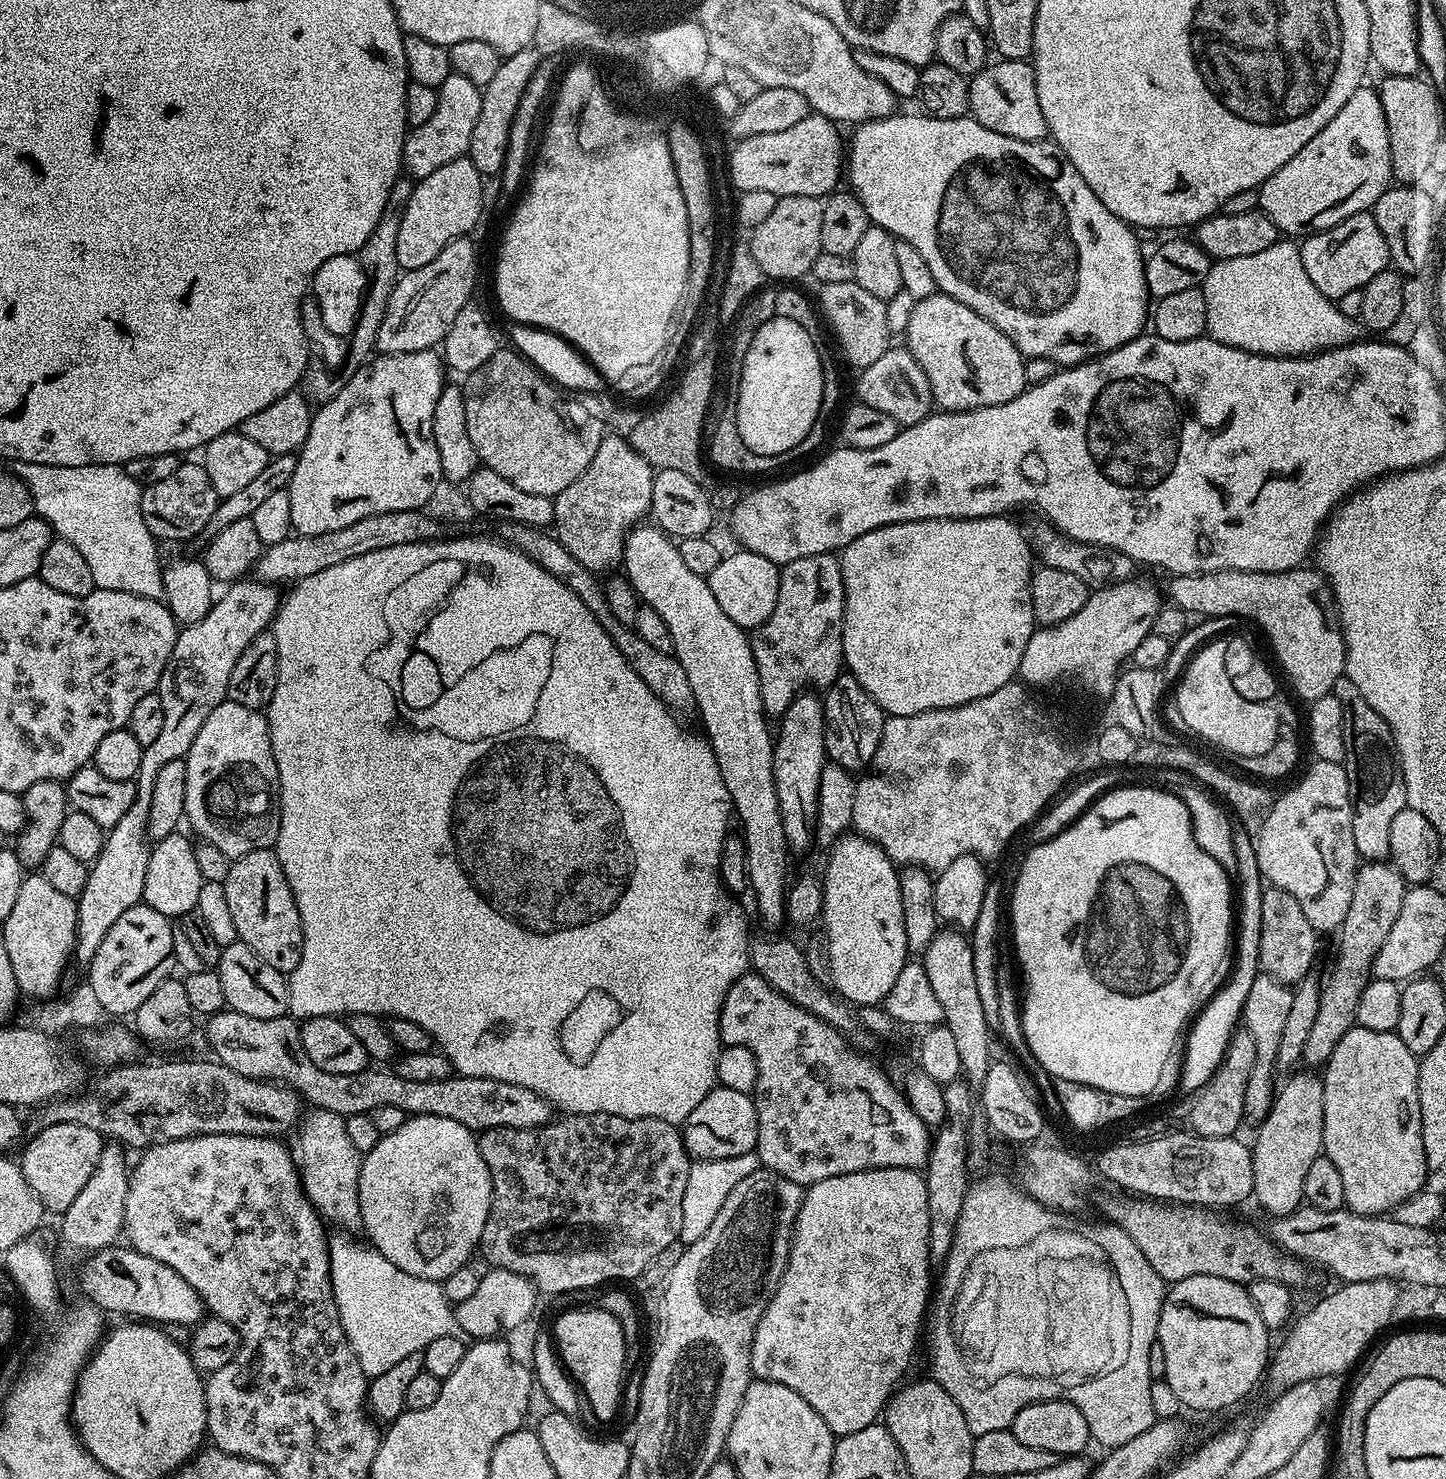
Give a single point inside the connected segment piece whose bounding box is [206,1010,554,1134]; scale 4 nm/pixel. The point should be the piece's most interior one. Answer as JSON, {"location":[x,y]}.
{"location":[271,1049]}

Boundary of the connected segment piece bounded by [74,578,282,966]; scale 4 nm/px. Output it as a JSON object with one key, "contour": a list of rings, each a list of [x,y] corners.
{"contour":[[[245,578],[227,585],[218,599],[201,621],[185,624],[176,633],[174,650],[166,662],[166,670],[160,675],[158,693],[162,702],[163,725],[158,738],[144,746],[142,766],[134,781],[136,800],[122,814],[122,818],[112,828],[107,829],[102,854],[96,863],[88,869],[86,890],[76,900],[76,946],[75,959],[87,966],[98,954],[98,946],[102,946],[102,938],[106,938],[106,930],[130,910],[130,906],[141,903],[146,886],[146,866],[150,851],[148,835],[148,819],[152,809],[154,784],[158,778],[158,770],[166,766],[166,762],[183,760],[190,746],[194,746],[194,738],[198,738],[198,730],[202,730],[202,722],[210,718],[210,710],[226,699],[230,686],[230,674],[234,674],[234,662],[242,658],[242,650],[254,642],[258,634],[269,631],[276,619],[276,611],[282,603],[282,596],[277,585],[264,584],[255,578]]]}

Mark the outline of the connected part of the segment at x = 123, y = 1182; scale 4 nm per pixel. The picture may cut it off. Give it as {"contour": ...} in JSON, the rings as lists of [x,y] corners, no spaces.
{"contour":[[[108,1142],[102,1150],[98,1166],[86,1185],[62,1214],[62,1244],[70,1252],[95,1254],[111,1247],[124,1227],[126,1192],[129,1190],[130,1166],[126,1164],[125,1149]]]}

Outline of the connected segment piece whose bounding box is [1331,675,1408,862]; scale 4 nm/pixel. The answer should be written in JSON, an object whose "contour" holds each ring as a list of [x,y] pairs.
{"contour":[[[1347,676],[1338,678],[1338,682],[1332,687],[1331,695],[1342,702],[1342,714],[1344,715],[1344,737],[1346,738],[1346,758],[1343,766],[1348,779],[1348,797],[1352,800],[1352,825],[1354,826],[1354,846],[1357,857],[1364,862],[1384,862],[1389,859],[1390,850],[1390,826],[1398,810],[1406,807],[1406,786],[1404,785],[1404,775],[1400,769],[1399,759],[1393,751],[1396,747],[1390,726],[1362,694],[1358,694],[1358,686],[1350,682]]]}

